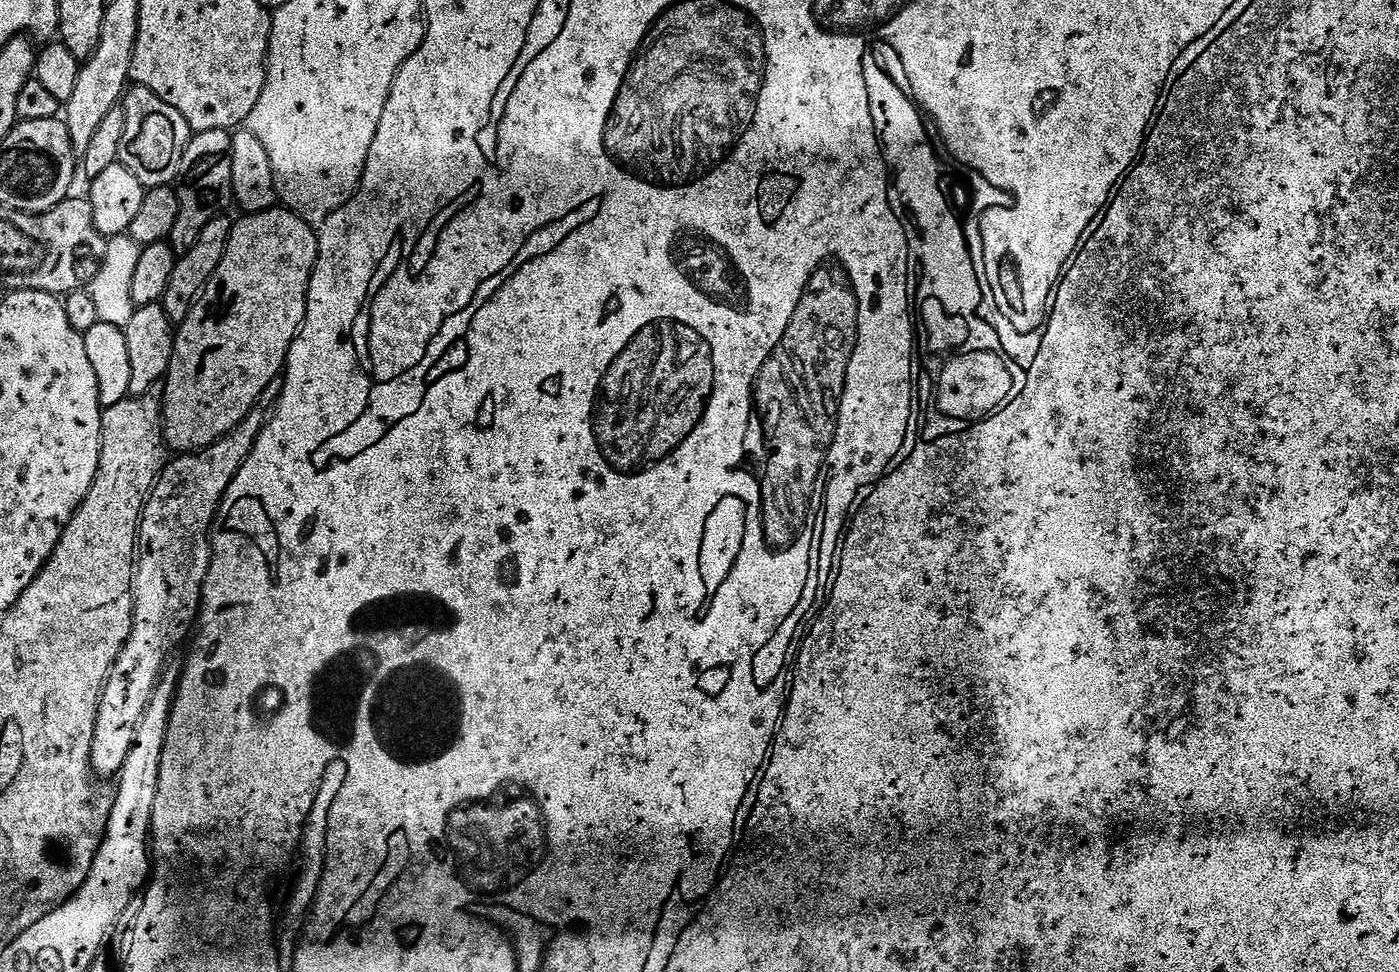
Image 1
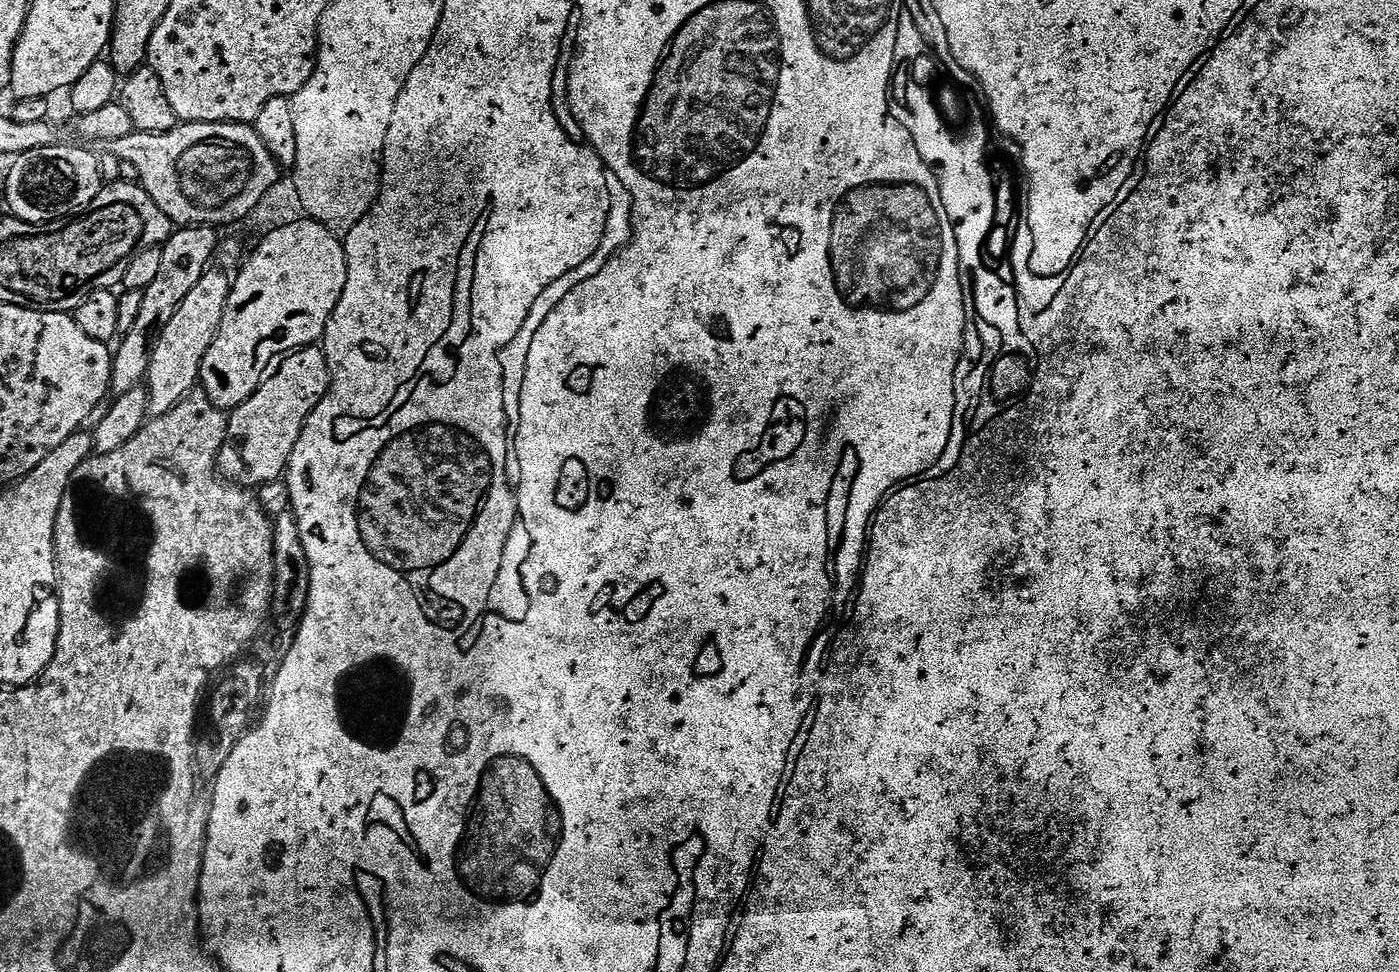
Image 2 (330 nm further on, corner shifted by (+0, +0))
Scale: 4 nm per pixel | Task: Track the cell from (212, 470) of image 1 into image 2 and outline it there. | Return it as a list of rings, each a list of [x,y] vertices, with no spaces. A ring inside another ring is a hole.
[[[323,347],[301,348],[285,355],[279,364],[275,371],[257,386],[255,394],[246,398],[244,404],[231,409],[228,416],[228,434],[224,445],[220,447],[218,468],[227,479],[235,483],[245,486],[259,486],[269,484],[271,480],[281,479],[288,470],[288,459],[300,437],[300,431],[304,429],[305,420],[318,406],[320,399],[328,392],[330,373],[328,359],[324,357]]]

